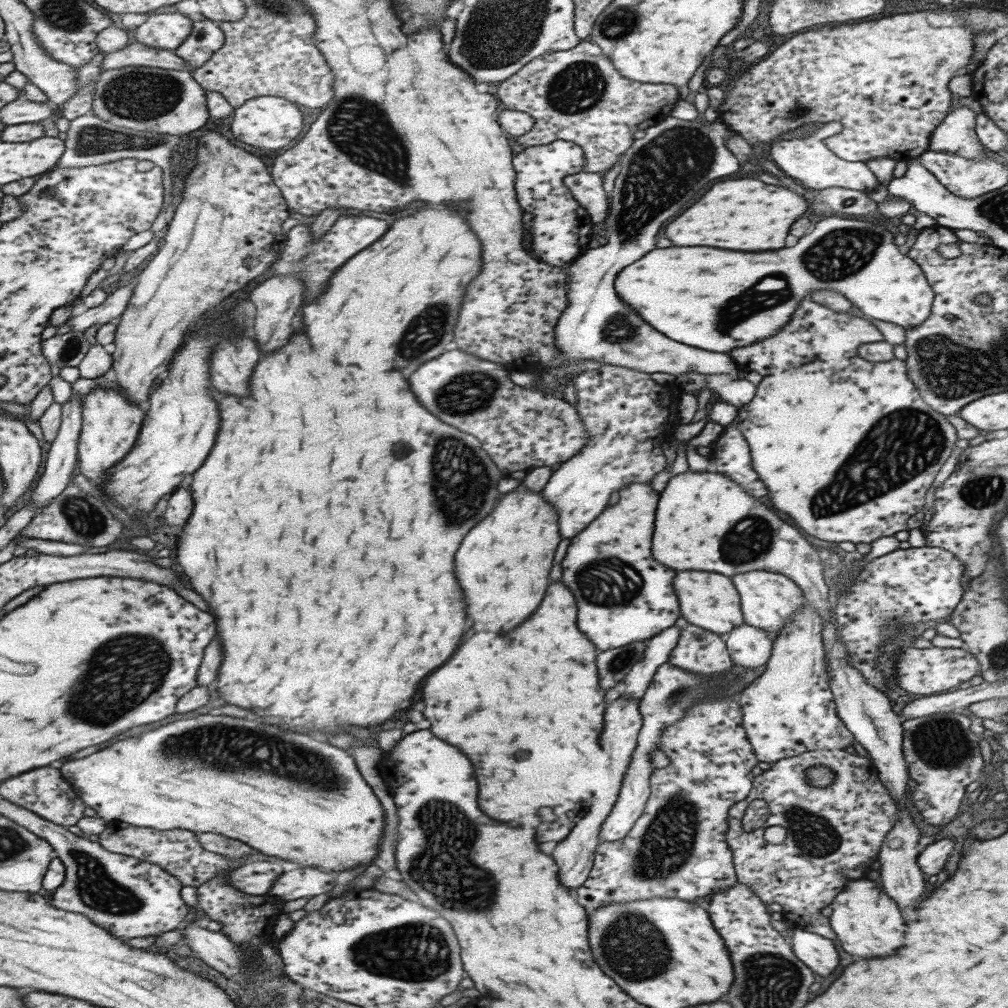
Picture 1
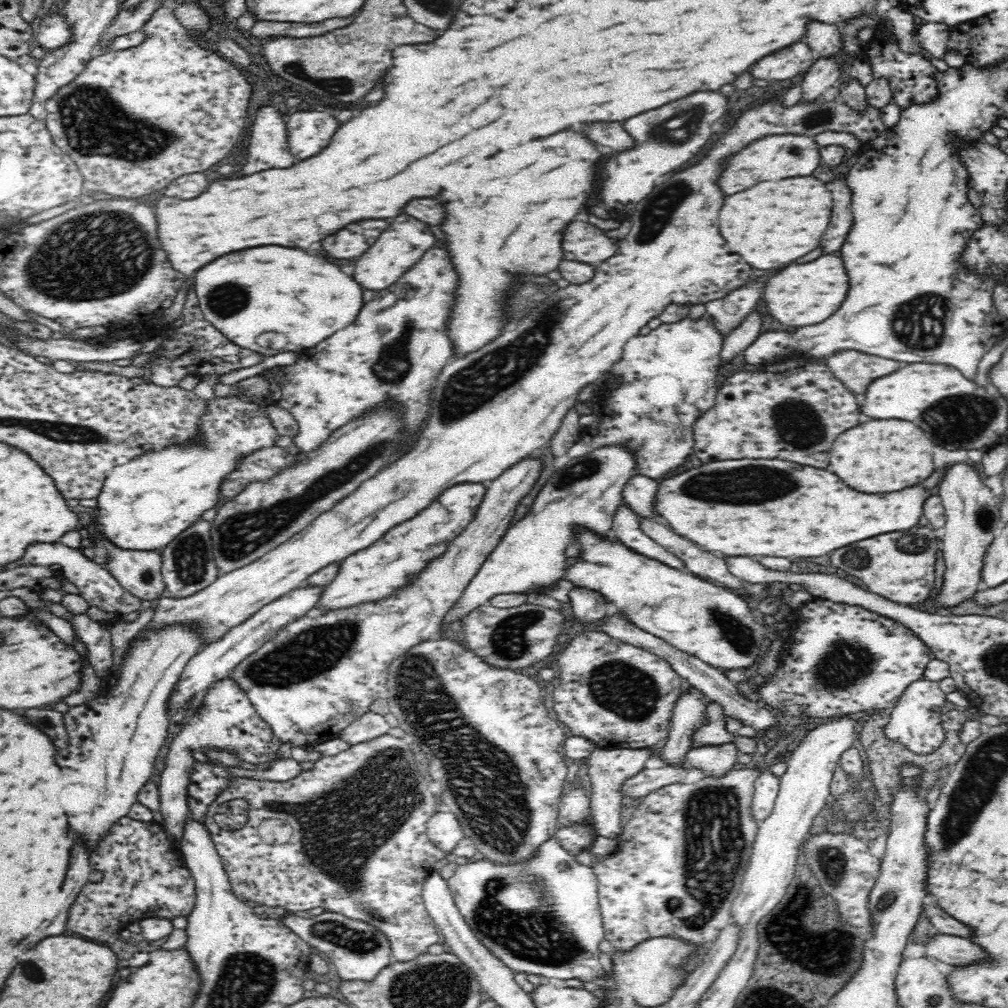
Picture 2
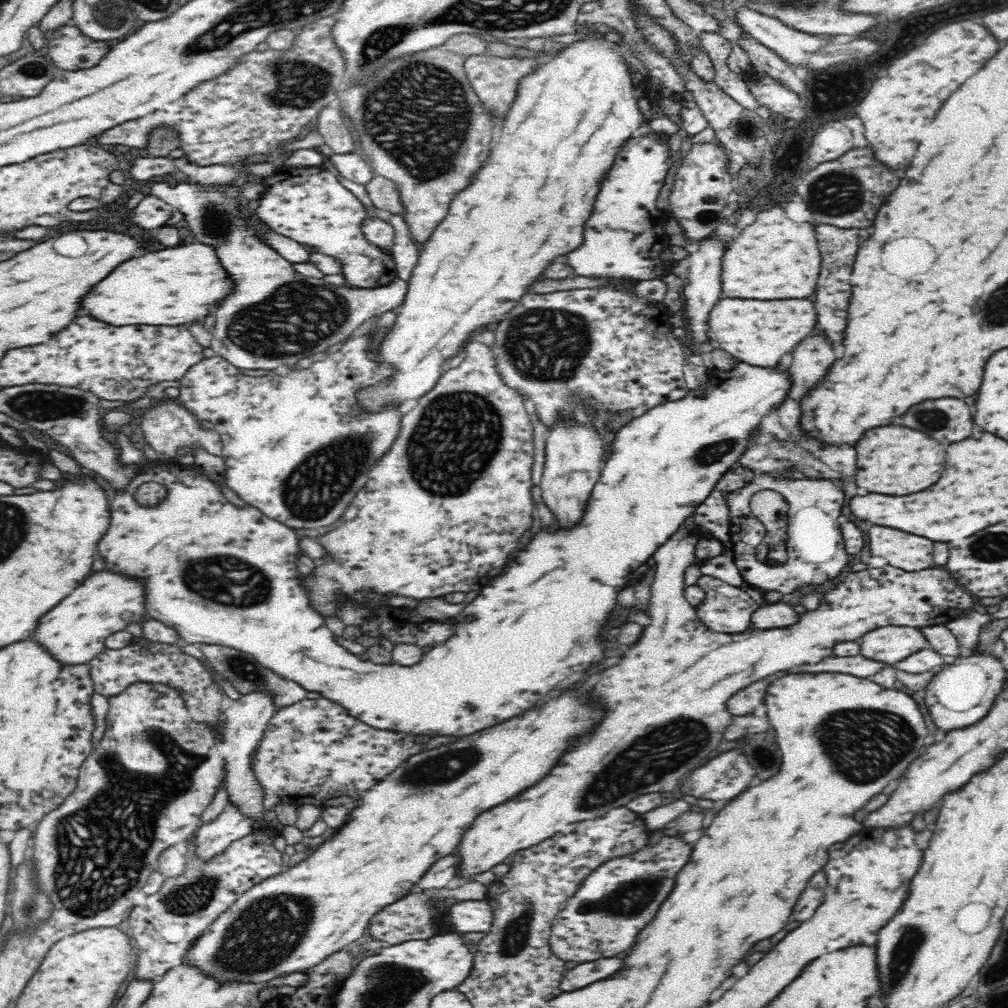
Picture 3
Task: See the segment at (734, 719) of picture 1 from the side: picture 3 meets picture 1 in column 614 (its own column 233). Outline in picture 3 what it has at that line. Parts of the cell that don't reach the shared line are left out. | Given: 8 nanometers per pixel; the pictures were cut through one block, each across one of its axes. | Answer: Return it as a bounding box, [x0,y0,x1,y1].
[130,828,284,980]

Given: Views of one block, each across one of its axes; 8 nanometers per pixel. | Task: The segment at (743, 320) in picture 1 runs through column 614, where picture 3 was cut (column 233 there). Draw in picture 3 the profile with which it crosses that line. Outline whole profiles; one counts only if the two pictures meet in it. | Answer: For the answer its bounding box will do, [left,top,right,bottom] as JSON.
[80,244,234,326]

